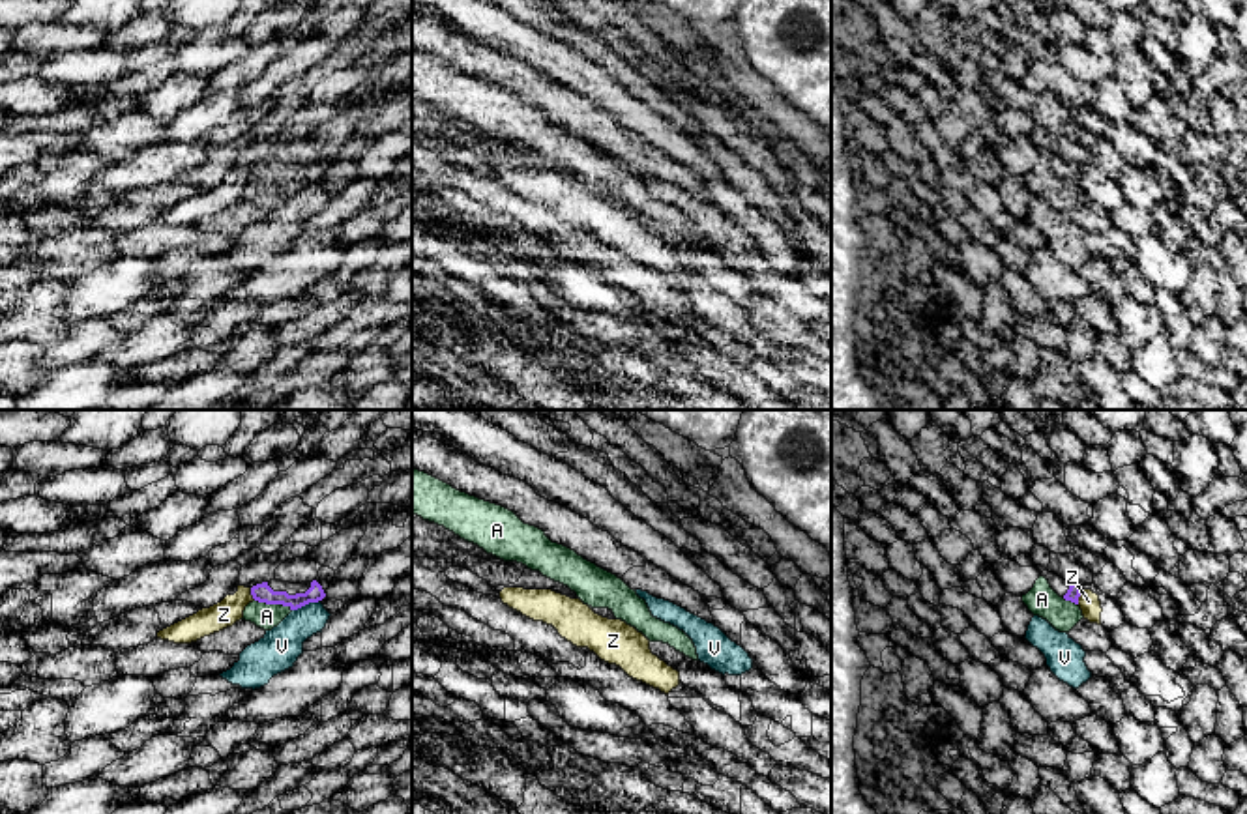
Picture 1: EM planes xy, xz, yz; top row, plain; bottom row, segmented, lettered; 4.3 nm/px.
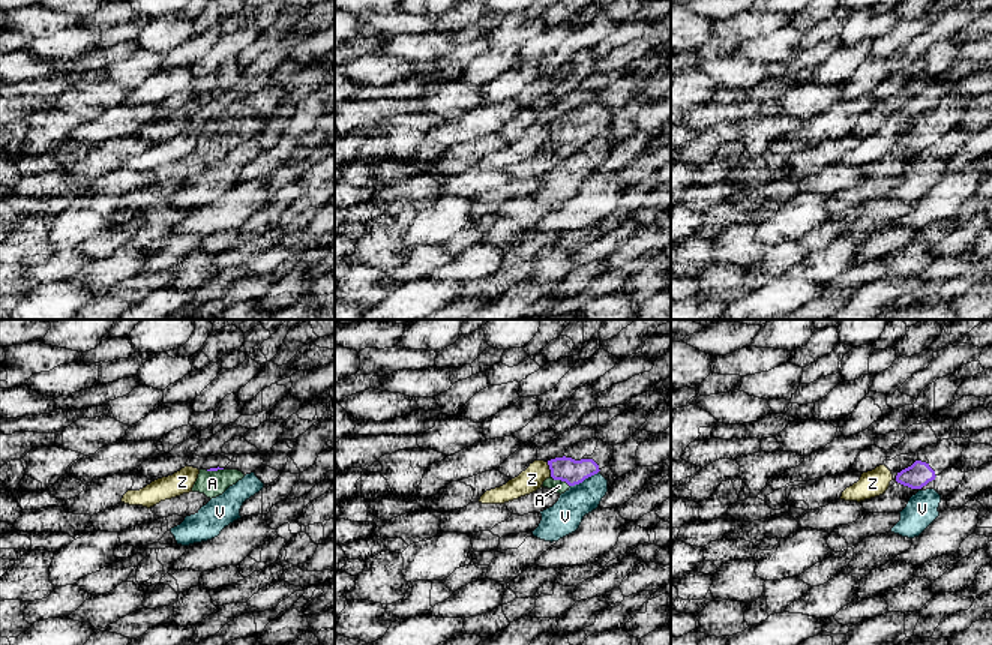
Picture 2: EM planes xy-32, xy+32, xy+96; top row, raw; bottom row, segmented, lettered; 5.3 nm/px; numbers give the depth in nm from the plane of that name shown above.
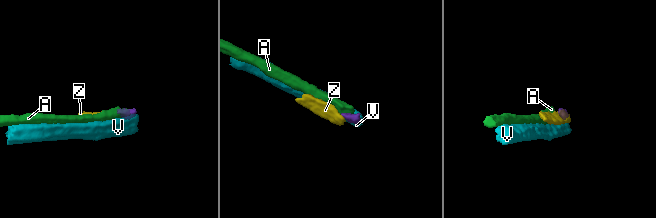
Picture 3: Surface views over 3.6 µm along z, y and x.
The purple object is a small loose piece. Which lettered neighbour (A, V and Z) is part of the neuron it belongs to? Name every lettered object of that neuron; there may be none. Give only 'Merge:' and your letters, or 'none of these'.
Merge: A

